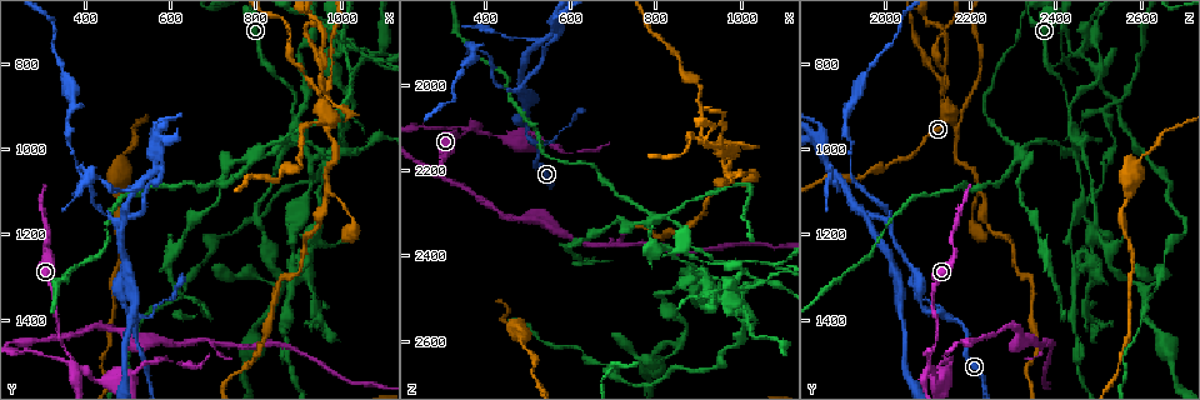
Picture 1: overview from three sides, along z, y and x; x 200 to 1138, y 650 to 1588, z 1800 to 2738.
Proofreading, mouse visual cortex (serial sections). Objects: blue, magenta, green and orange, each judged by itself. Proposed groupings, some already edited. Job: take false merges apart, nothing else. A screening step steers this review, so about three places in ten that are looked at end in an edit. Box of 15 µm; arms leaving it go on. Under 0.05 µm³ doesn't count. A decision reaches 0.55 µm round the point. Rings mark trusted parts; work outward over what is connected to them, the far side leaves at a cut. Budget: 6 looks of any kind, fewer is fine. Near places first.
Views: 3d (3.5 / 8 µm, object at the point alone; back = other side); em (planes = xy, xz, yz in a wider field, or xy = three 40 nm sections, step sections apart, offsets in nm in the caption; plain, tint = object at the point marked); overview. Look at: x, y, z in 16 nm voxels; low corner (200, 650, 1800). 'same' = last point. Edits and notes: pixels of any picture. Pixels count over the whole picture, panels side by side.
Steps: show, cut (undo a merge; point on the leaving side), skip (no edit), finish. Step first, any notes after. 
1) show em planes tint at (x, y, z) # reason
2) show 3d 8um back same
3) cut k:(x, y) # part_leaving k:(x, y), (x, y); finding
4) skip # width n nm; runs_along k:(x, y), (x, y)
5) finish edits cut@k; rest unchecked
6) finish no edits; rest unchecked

show 3d 3.5um back at (530, 1390, 2150) # calibre changes

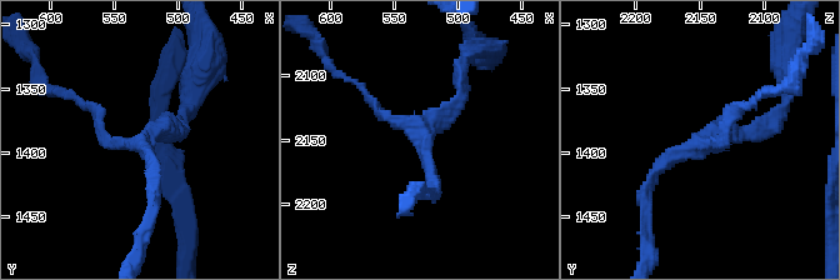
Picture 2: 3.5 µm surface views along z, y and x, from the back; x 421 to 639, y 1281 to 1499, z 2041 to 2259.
show em xy step 3 tint at (530, 1390, 2146) # arms 3; arm_widths 100, 150, 200 nm

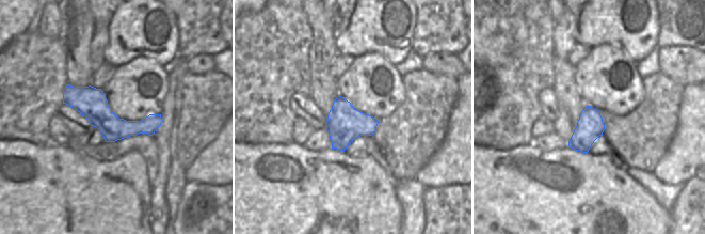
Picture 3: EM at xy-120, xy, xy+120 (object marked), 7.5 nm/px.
skip # width 280 nm; runs_along 2:(644, 189), (714, 131), (769, 124); all the same cell

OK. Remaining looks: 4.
show 3d 3.5um at (470, 1180, 2010) # three-way junction

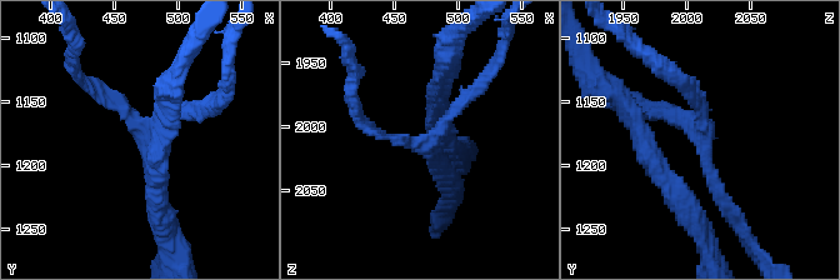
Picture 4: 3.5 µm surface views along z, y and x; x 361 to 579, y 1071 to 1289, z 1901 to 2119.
show em planes tint at (476, 1176, 2014) # arms 3; arm_widths 100, 150, 200 nm

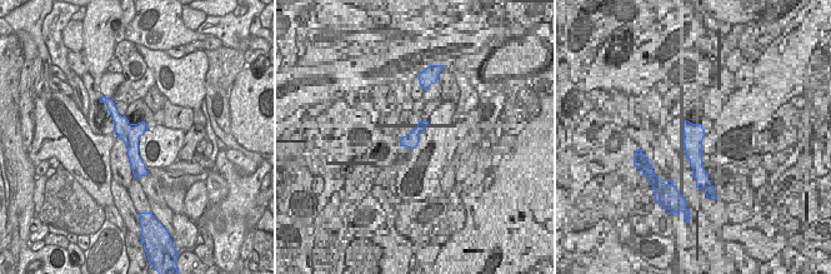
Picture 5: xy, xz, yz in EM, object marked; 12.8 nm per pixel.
skip # runs_along 5:(111, 108), (144, 173); all the same cell

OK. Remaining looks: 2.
show 3d 3.5um at (890, 925, 2435) # abrupt turn

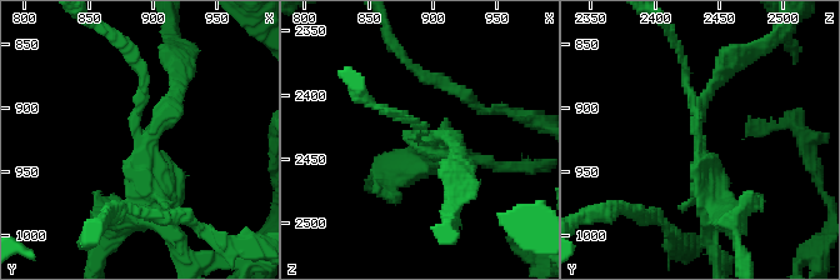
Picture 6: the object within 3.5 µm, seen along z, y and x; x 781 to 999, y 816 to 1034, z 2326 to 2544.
show em xy step 2 tint at (892, 924, 2438) # shape alone is not enough

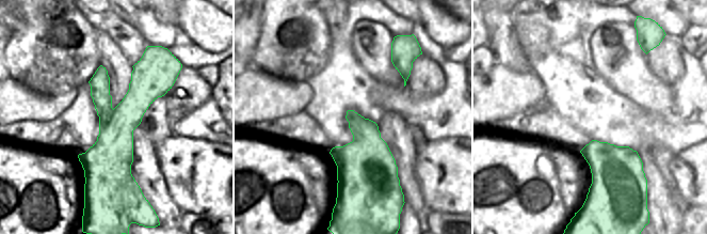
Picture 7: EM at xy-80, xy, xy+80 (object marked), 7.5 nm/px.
cut 6:(473, 160) # arm_widths 150, 200, 350 nm; part_leaving 6:(138, 135), (145, 185), (176, 246); two cells meet here

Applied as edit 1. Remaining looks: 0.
finish edits cut@6; rest unchecked

